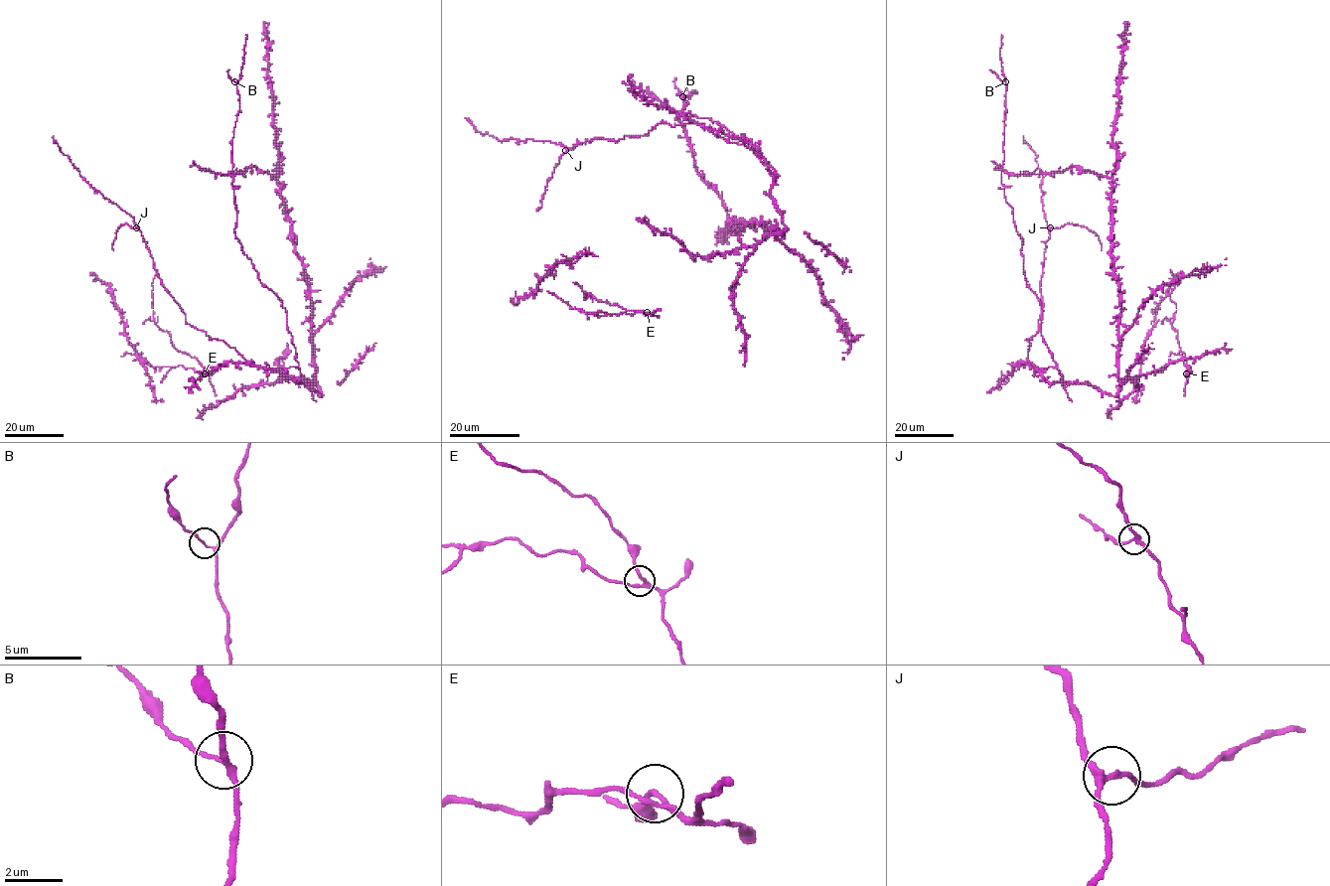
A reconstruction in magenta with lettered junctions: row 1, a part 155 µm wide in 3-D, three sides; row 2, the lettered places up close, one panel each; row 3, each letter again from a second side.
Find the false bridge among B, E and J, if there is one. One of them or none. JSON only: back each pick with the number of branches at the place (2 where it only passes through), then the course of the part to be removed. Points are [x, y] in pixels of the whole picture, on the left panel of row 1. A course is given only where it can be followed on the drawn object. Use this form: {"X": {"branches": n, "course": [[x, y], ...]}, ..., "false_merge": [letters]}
{"false_merge": []}

